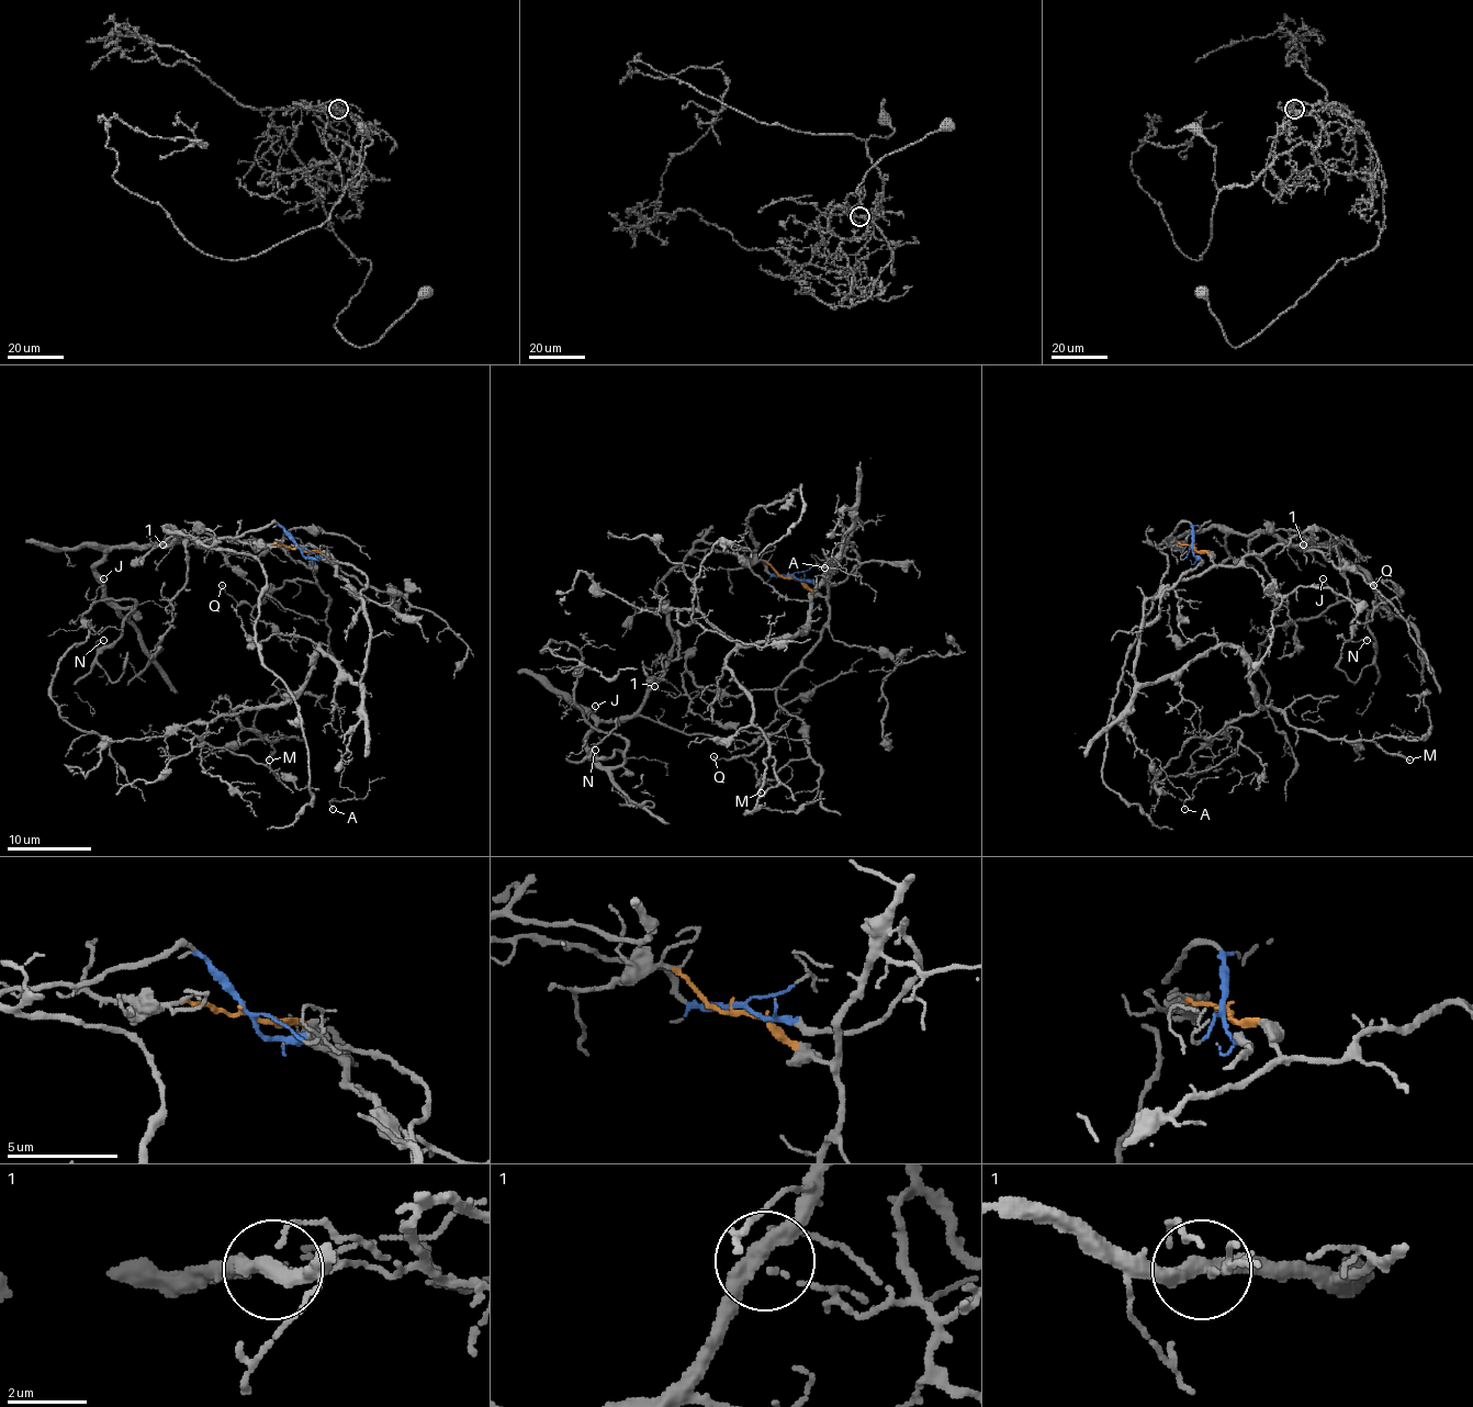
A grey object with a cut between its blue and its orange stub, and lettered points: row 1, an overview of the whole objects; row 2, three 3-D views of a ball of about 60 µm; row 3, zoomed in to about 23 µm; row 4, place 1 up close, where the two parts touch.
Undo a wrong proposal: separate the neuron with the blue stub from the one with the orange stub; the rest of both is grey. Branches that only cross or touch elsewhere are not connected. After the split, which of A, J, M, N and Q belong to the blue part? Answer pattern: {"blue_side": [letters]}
{"blue_side": ["J", "N"]}

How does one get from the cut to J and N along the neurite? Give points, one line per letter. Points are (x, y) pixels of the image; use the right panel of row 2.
J: (1193, 547), (1193, 528), (1183, 521), (1168, 540), (1227, 528), (1337, 547), (1383, 608), (1339, 599), (1322, 578)
N: (1193, 547), (1185, 521), (1166, 538), (1227, 528), (1337, 547), (1383, 601), (1368, 616), (1374, 648), (1367, 639)

